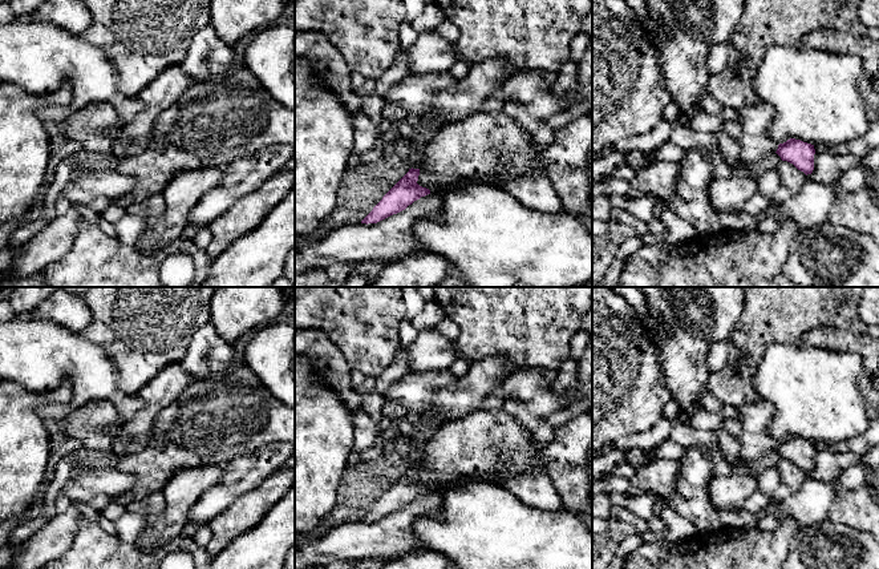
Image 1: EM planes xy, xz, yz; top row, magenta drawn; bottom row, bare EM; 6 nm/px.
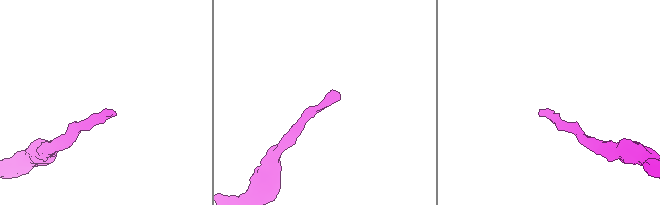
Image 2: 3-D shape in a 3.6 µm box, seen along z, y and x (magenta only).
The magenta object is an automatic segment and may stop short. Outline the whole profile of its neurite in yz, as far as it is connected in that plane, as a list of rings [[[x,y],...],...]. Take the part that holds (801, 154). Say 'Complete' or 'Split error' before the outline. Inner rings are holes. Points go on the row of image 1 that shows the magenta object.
Complete. [[[790,138],[778,145],[775,152],[782,161],[793,164],[798,170],[806,175],[814,170],[814,145],[803,142],[801,140]]]

